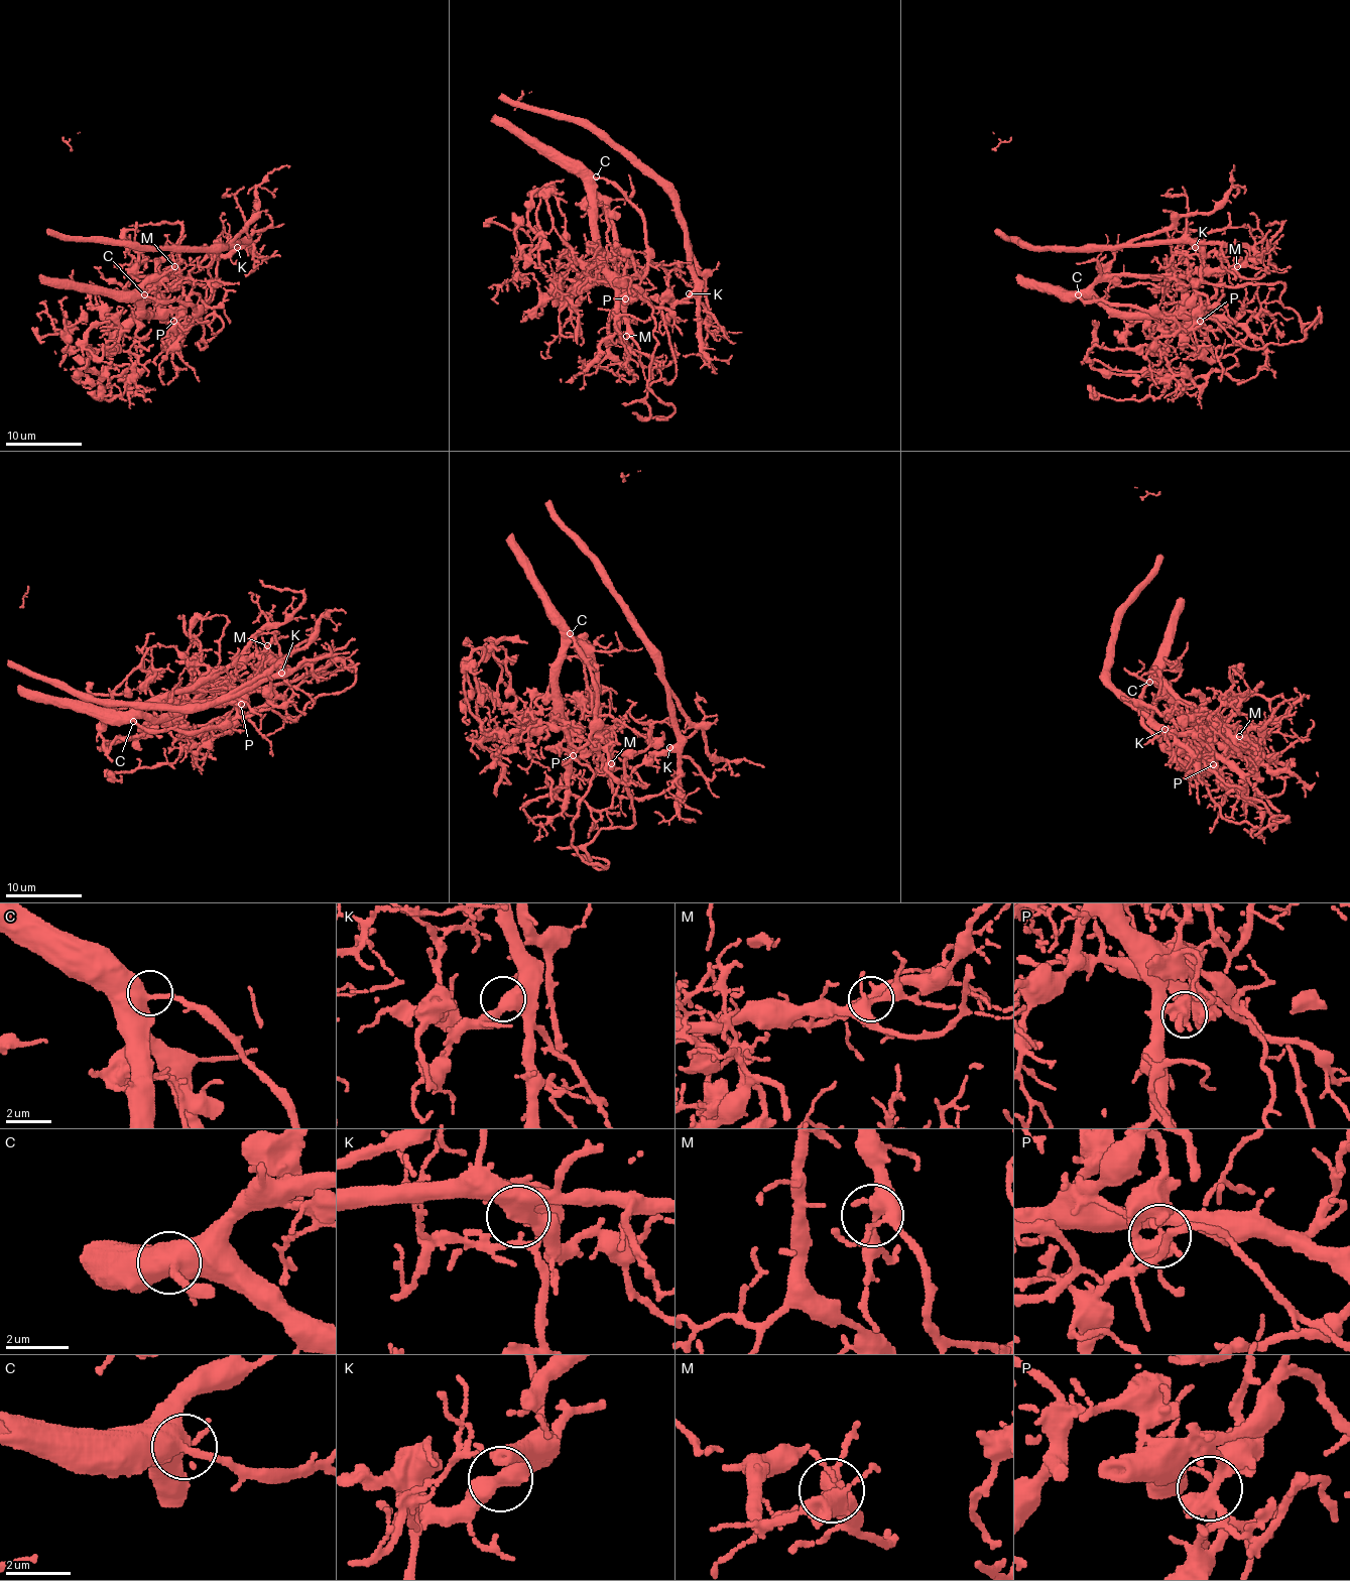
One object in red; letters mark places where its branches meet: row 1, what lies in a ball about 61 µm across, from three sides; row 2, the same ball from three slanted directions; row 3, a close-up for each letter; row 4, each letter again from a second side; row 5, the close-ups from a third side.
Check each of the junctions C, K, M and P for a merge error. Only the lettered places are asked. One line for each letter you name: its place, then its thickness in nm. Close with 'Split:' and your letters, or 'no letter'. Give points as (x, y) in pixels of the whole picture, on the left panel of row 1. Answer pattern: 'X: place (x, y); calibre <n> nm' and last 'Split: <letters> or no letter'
P: place (173, 321); calibre 400 nm
Split: P

